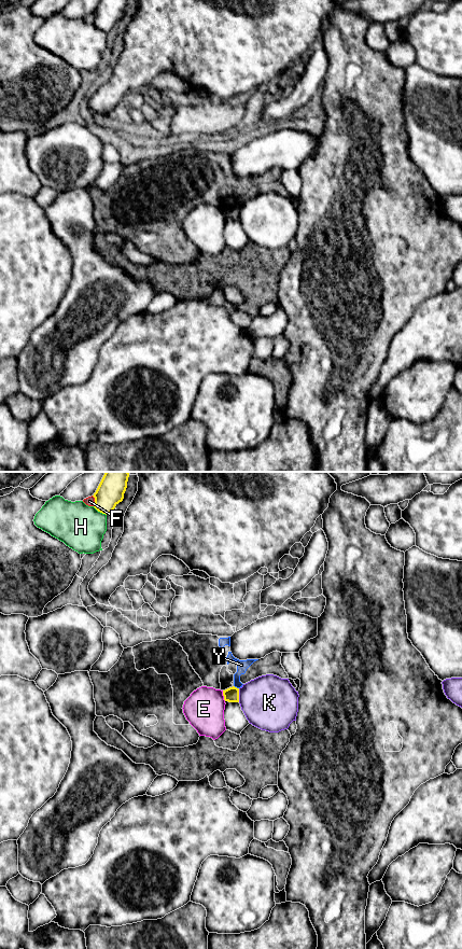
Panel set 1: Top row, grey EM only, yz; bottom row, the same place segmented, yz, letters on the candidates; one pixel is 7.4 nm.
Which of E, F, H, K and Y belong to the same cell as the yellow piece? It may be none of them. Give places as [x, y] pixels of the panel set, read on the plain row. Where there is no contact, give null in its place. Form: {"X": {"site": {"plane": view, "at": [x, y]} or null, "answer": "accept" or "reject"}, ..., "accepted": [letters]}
{"E": {"site": {"plane": "yz", "at": [223, 212]}, "answer": "reject"}, "F": {"site": {"plane": "yz", "at": [95, 18]}, "answer": "reject"}, "H": {"site": {"plane": "yz", "at": [99, 28]}, "answer": "reject"}, "K": {"site": {"plane": "yz", "at": [238, 212]}, "answer": "reject"}, "Y": {"site": {"plane": "yz", "at": [236, 205]}, "answer": "reject"}, "accepted": []}

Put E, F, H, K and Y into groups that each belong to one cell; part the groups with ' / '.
E / F / H / K / Y

